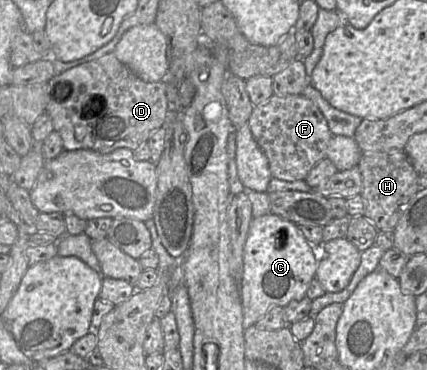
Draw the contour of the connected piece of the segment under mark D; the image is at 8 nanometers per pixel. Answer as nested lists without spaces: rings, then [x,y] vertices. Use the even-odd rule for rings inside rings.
[[[113,52],[98,59],[78,65],[55,75],[47,83],[47,104],[45,113],[52,120],[54,131],[58,132],[63,141],[65,151],[88,149],[100,154],[108,154],[118,148],[136,150],[148,141],[151,134],[162,127],[168,118],[169,105],[166,96],[166,82],[145,82],[121,63]],[[93,96],[103,96],[104,105],[98,112],[90,112],[88,105]],[[76,125],[85,128],[85,135],[78,140],[74,135]]]

